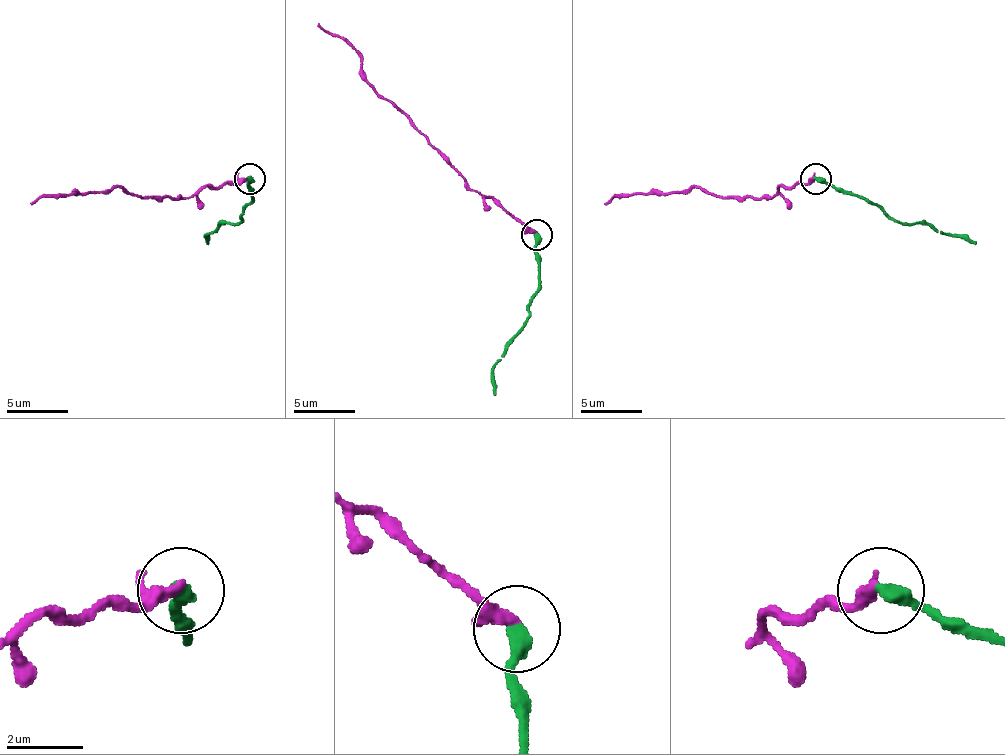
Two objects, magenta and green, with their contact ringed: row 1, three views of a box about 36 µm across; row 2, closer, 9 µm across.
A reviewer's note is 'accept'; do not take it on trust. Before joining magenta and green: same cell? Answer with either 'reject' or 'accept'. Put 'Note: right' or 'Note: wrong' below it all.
reject
Note: wrong

